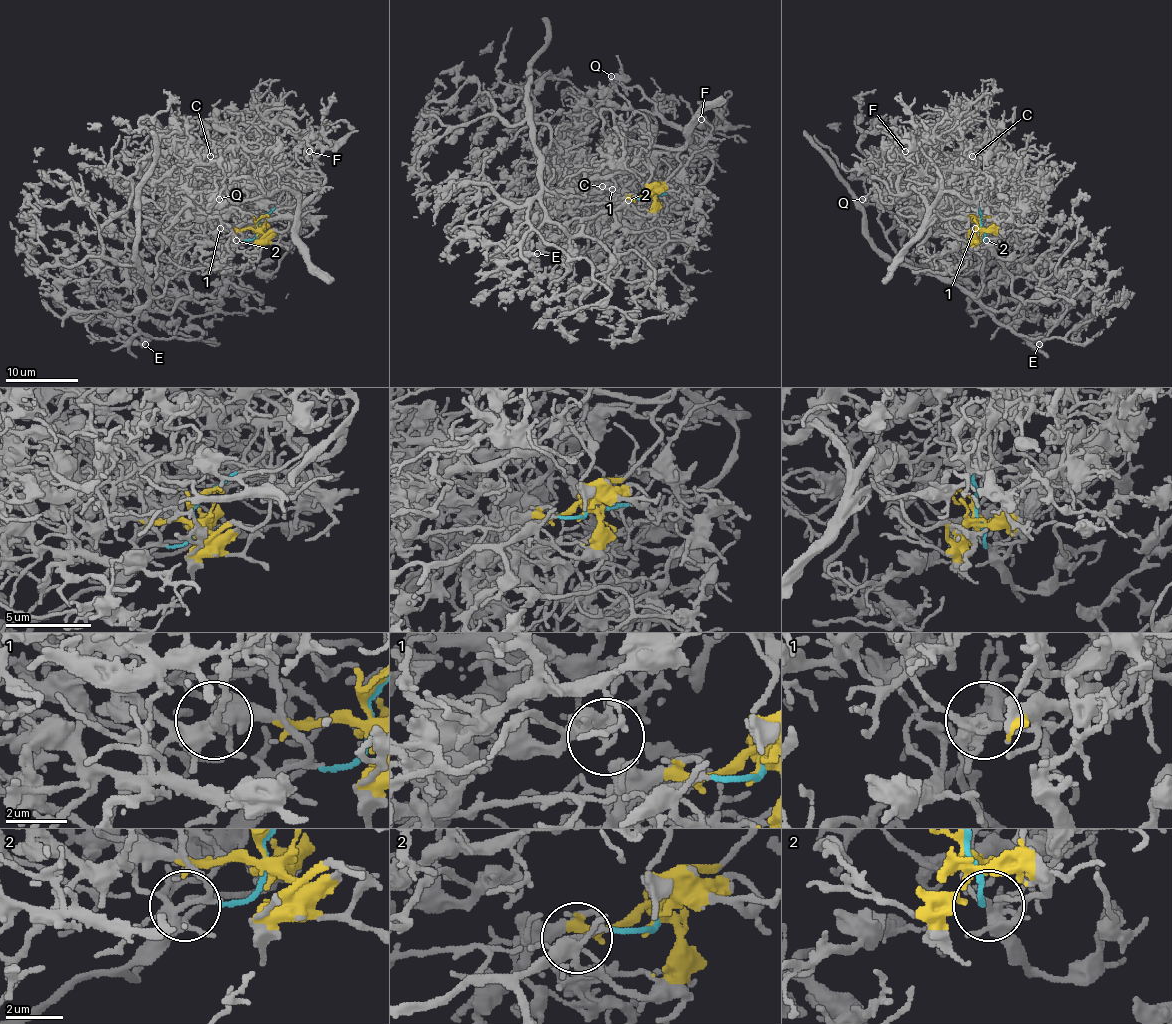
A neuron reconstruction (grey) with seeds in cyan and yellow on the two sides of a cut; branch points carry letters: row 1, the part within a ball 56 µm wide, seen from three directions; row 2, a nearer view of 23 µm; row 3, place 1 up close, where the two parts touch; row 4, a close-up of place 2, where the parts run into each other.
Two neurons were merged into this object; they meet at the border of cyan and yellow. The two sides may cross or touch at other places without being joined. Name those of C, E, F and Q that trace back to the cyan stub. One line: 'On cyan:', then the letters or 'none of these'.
On cyan: E

